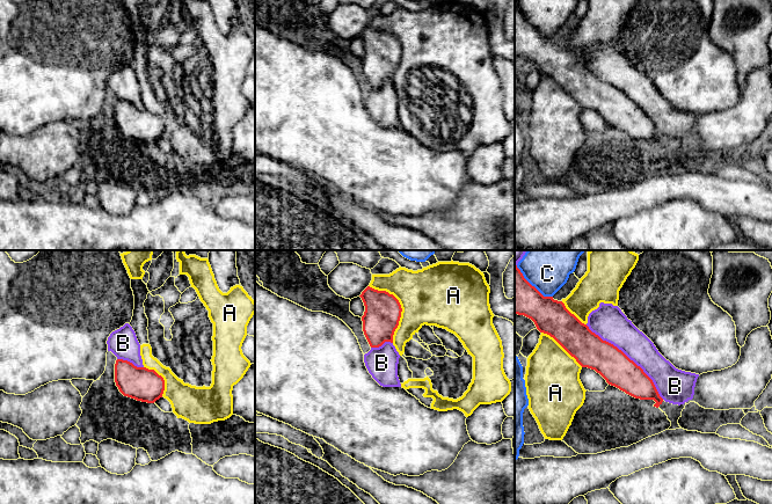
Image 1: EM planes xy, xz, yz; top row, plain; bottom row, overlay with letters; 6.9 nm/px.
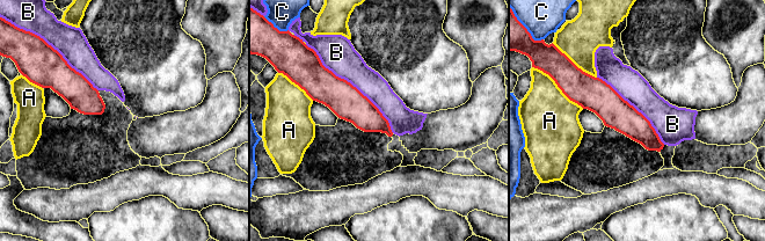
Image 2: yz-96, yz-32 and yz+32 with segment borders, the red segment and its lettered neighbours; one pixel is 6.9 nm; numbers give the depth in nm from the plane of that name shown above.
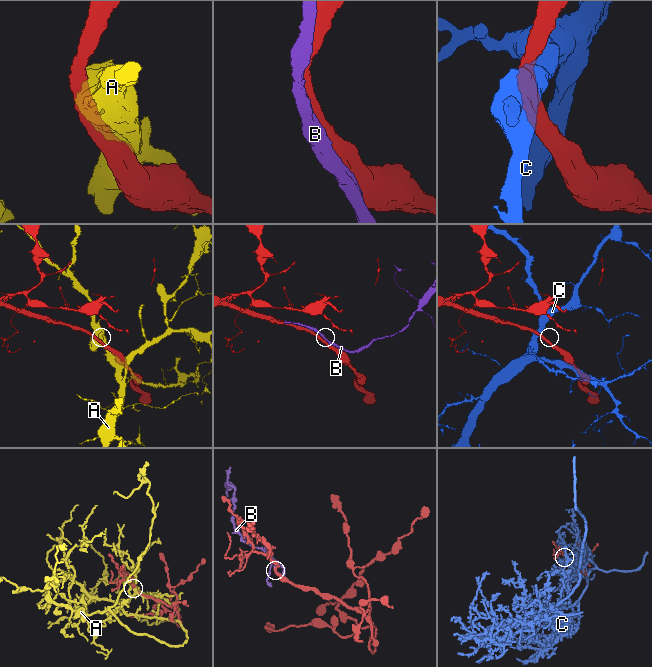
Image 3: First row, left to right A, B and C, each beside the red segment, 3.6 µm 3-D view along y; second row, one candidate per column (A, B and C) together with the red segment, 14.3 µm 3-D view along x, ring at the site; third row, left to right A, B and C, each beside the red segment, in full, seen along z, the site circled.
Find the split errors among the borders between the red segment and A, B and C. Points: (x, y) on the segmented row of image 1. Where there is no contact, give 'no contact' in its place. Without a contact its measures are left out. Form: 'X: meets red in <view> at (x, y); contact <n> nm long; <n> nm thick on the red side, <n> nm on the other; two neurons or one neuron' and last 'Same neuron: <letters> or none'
A: meets red in xz at (400, 307); contact 440 nm long; 260 nm thick on the red side, 400 nm on the other; two neurons
B: meets red in yz at (627, 357); contact 750 nm long; 220 nm thick on the red side, 220 nm on the other; one neuron
C: meets red in yz at (531, 285); contact 340 nm long; 260 nm thick on the red side, 360 nm on the other; two neurons
Same neuron: B

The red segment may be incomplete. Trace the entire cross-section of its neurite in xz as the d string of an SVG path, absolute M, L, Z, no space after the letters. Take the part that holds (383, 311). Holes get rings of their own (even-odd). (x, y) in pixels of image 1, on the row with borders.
M367 286L359 295L365 312L363 331L371 346L364 363L372 378L383 387L401 387L398 377L400 355L393 345L393 335L401 317L399 300L386 291Z

